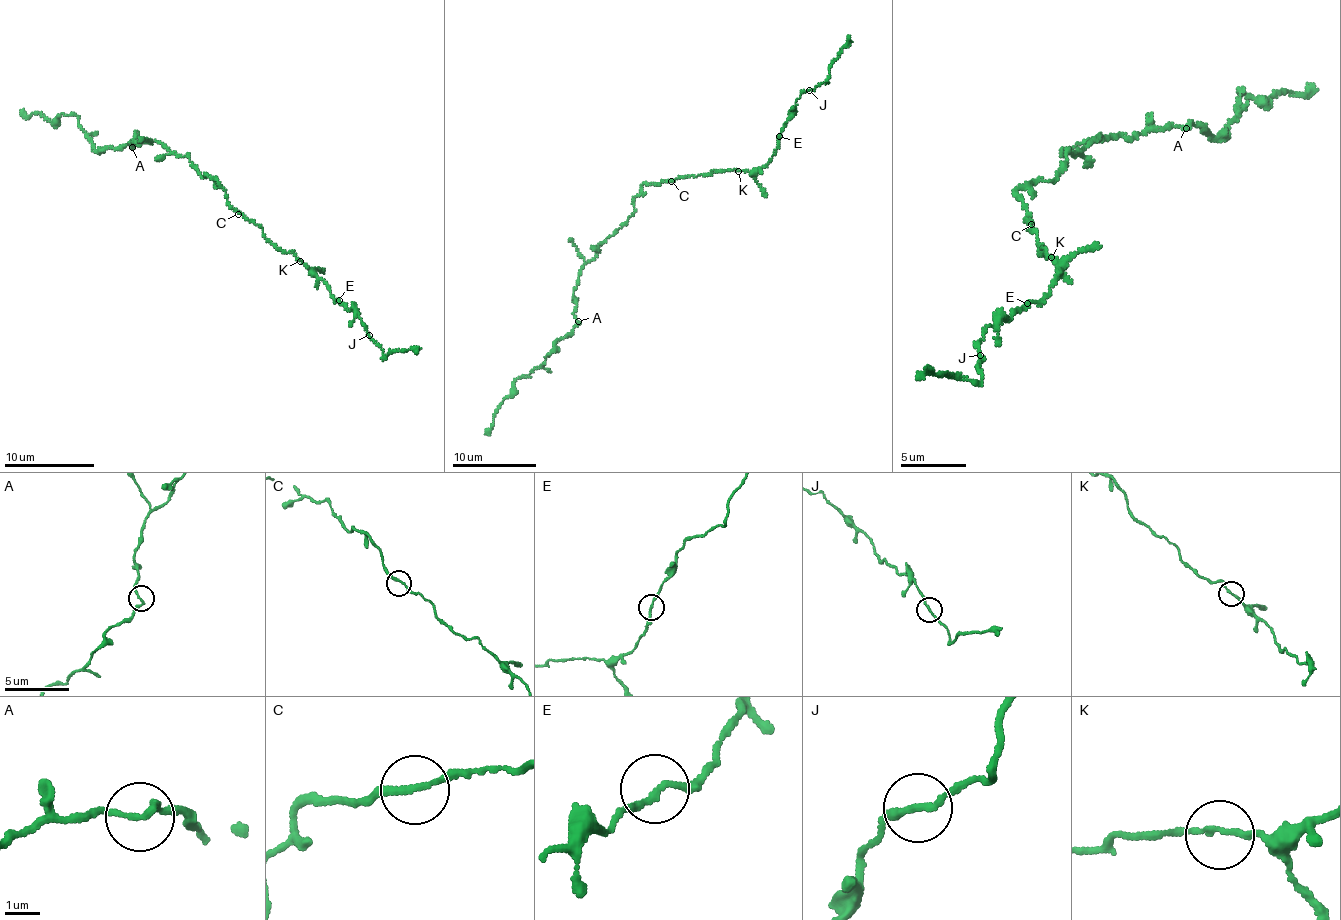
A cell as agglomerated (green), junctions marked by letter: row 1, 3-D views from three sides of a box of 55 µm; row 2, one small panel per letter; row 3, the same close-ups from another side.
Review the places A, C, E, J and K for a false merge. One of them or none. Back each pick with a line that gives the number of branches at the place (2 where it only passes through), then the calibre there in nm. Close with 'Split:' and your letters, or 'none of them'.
Split: none of them

